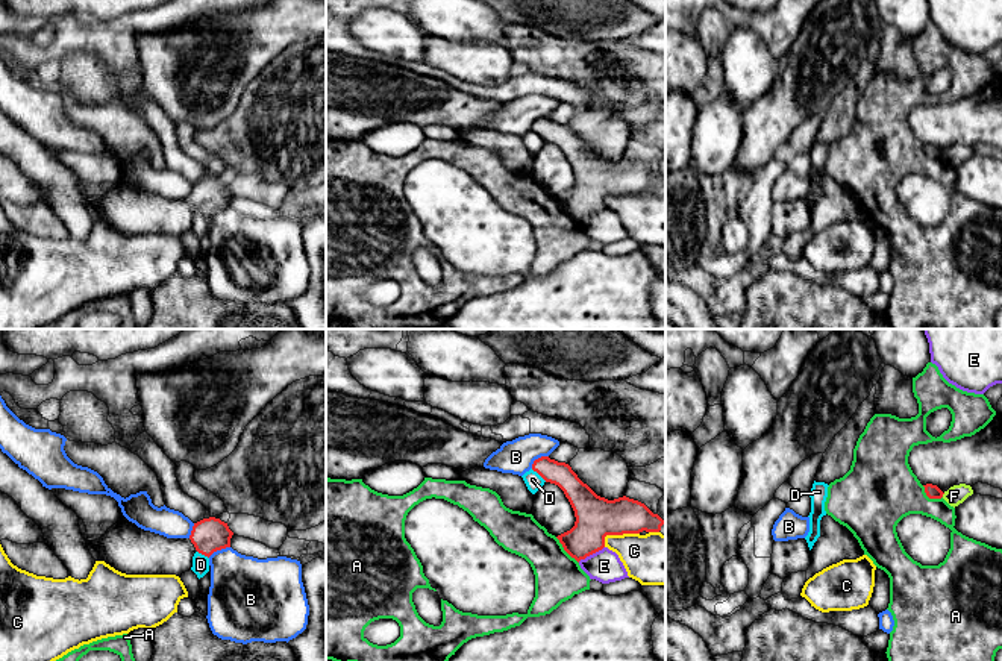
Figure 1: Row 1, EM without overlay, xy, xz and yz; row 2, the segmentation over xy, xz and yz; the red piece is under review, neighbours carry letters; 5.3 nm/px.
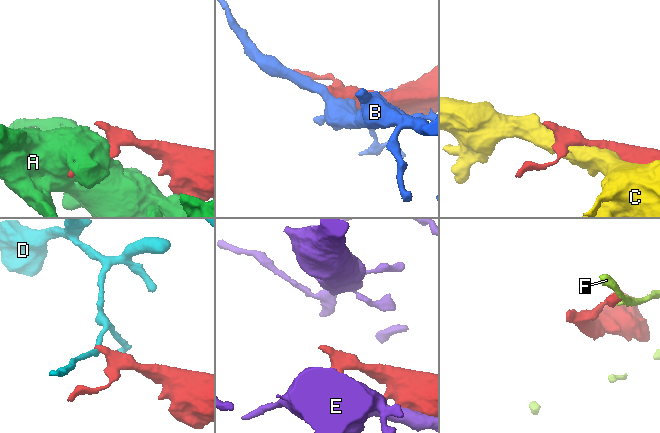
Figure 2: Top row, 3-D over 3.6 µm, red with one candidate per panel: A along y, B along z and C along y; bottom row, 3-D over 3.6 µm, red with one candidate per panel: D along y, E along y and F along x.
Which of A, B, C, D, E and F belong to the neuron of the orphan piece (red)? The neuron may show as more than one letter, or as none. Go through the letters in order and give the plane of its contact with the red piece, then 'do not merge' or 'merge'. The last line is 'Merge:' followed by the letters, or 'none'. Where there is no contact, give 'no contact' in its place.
A: meets red in xz; do not merge
B: meets red in xy; do not merge
C: meets red in xz; do not merge
D: meets red in xz; do not merge
E: meets red in xz; do not merge
F: meets red in yz; do not merge
Merge: none

